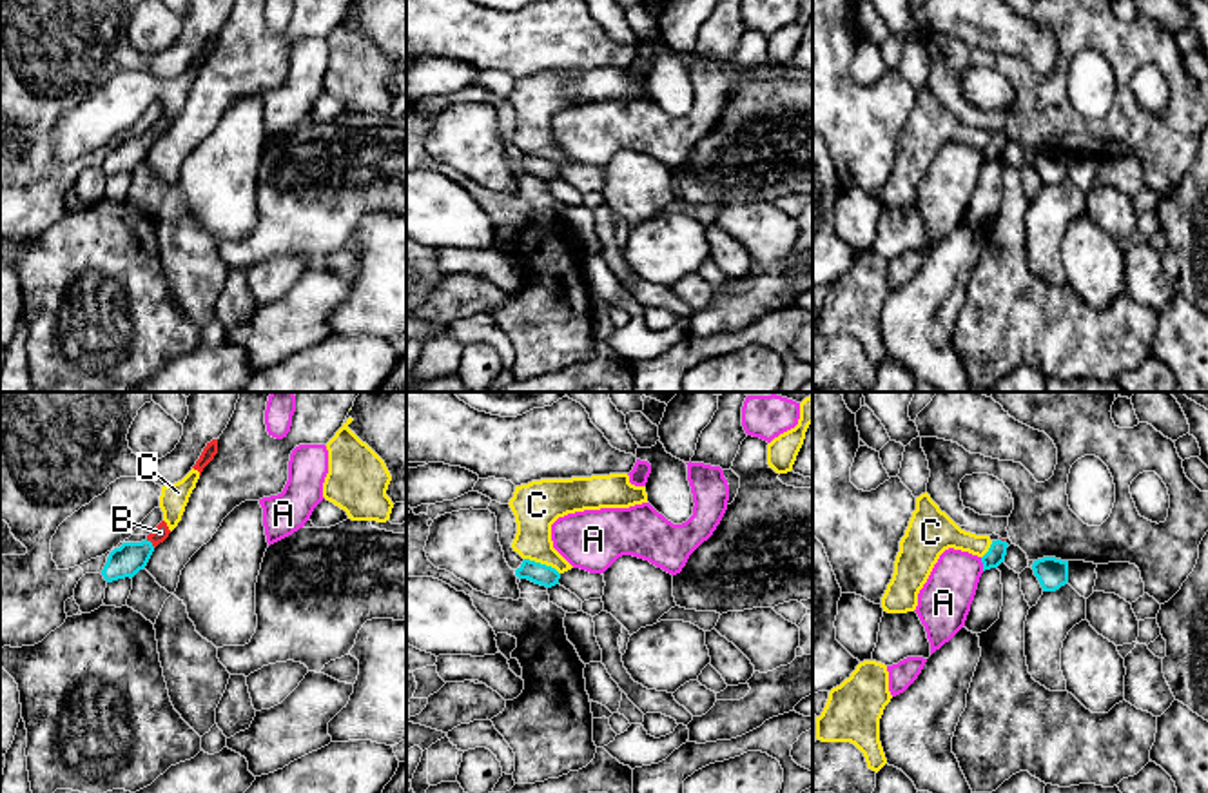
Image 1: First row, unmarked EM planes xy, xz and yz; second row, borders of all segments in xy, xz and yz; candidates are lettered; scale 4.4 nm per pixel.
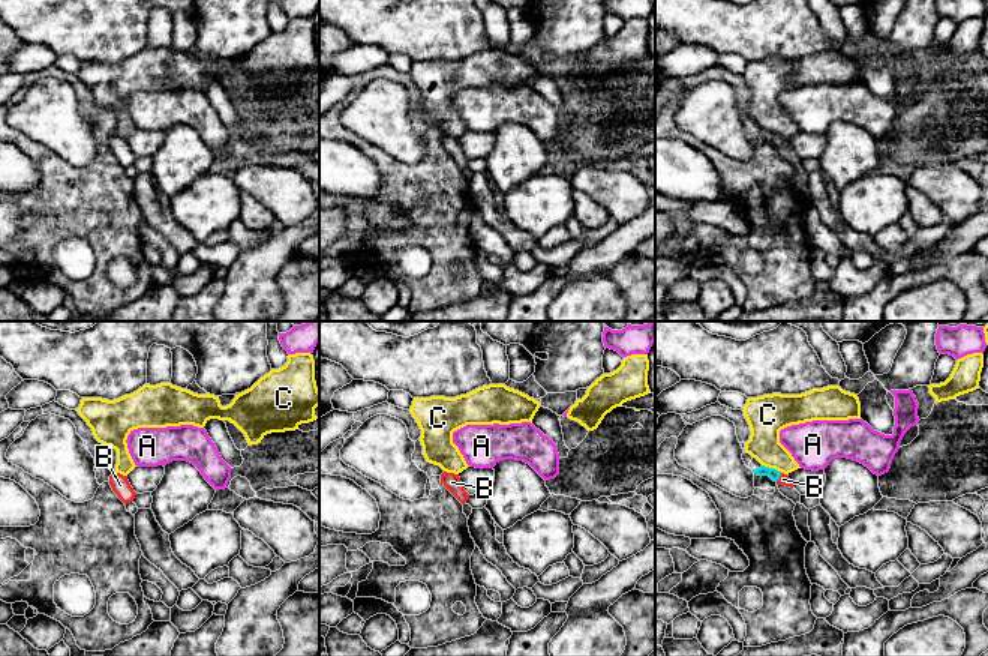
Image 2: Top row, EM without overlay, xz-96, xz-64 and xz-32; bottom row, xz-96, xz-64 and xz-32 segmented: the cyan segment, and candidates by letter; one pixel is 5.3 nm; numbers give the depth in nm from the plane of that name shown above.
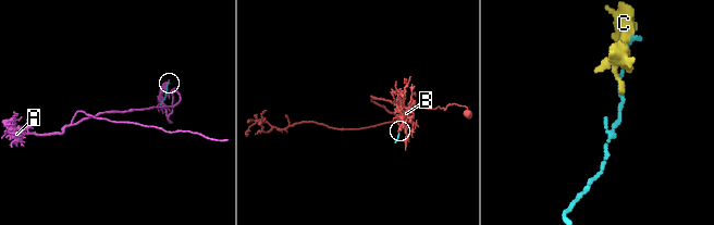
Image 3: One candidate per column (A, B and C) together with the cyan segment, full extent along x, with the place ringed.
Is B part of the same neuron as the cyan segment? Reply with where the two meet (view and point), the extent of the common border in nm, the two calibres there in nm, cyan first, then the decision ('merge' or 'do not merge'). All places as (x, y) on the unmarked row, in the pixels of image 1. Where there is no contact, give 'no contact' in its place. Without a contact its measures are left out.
contact xy (151, 137); length 60 nm; calibres 140 and 70 nm; merge

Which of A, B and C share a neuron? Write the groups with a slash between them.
A / B / C

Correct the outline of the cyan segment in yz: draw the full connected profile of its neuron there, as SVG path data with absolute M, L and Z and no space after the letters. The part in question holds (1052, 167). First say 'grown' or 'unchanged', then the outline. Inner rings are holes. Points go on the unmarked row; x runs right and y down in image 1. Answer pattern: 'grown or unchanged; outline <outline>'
unchanged; outline M1043 151L1032 158L1043 185L1056 185L1068 176L1068 154Z

